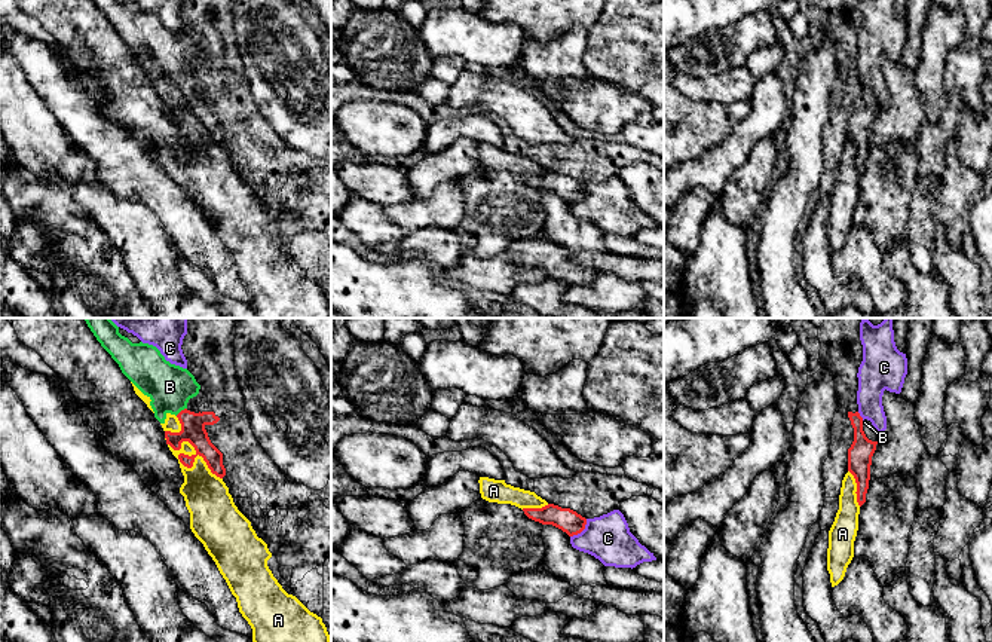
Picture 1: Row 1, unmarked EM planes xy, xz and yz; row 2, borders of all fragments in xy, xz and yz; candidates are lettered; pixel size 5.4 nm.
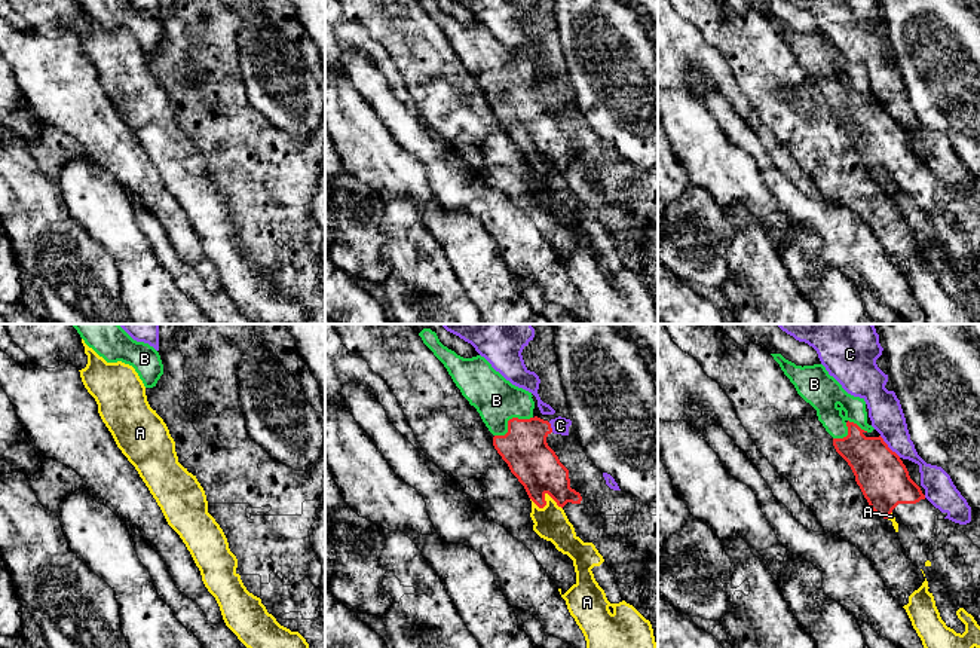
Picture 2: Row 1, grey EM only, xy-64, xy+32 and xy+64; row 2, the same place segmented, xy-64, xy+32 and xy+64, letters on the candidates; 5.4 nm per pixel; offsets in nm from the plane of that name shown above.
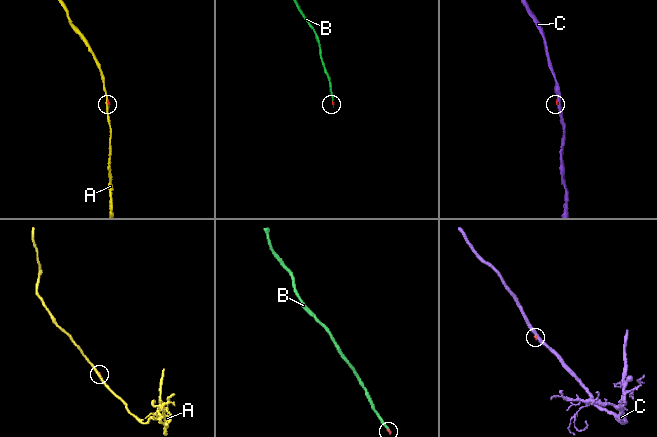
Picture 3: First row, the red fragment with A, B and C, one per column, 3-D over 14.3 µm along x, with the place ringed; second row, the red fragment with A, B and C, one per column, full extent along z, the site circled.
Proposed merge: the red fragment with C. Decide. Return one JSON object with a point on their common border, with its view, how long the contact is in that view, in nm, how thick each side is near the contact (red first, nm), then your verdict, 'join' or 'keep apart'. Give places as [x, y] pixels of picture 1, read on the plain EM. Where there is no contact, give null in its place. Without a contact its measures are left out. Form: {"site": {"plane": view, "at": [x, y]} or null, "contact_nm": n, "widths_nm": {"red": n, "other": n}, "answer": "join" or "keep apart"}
{"site": {"plane": "xz", "at": [581, 198]}, "contact_nm": 140, "widths_nm": {"red": 120, "other": 240}, "answer": "keep apart"}

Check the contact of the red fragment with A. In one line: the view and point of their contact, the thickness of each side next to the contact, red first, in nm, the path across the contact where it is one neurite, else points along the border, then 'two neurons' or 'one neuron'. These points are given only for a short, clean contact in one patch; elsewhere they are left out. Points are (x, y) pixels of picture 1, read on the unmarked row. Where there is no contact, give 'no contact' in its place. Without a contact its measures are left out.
contact xy (198, 121); calibres 130 and 240 nm; two neurons

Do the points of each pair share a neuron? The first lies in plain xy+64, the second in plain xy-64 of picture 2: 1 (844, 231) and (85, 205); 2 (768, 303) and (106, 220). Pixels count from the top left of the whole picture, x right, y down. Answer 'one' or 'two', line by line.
1: two
2: two

